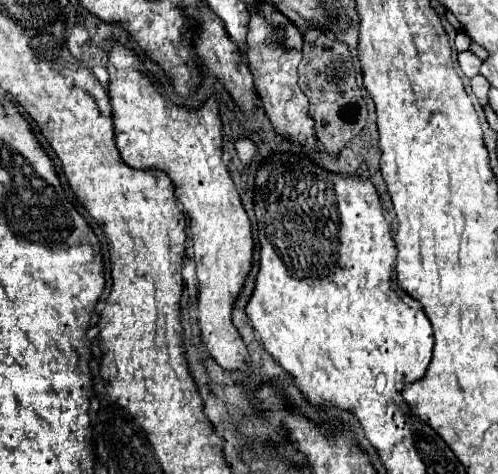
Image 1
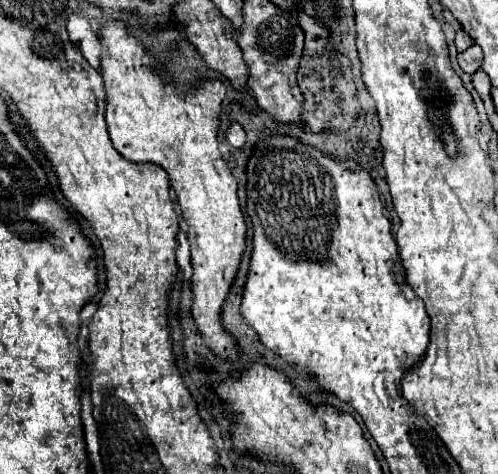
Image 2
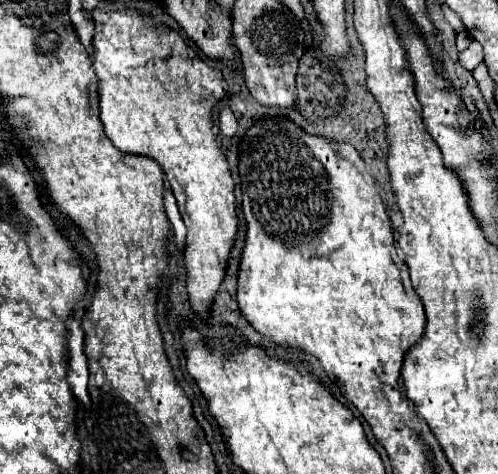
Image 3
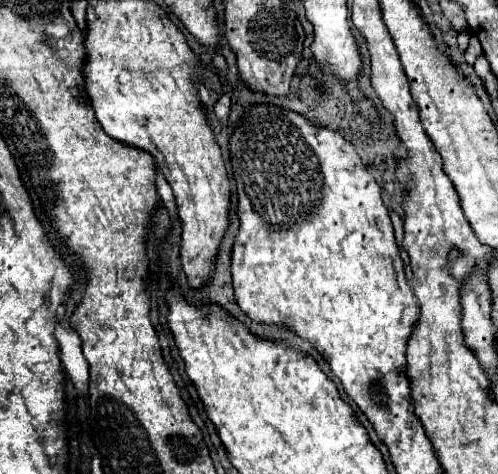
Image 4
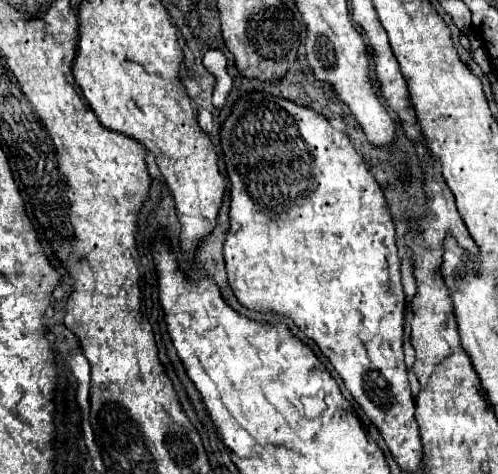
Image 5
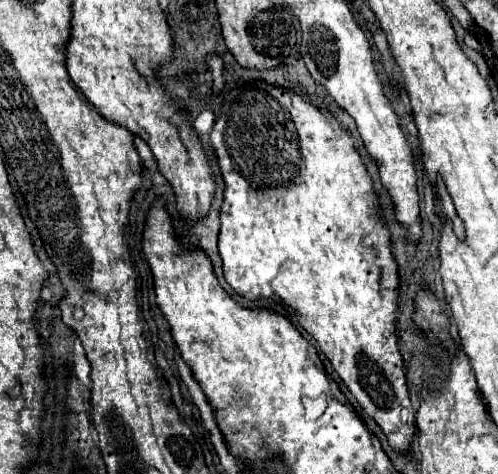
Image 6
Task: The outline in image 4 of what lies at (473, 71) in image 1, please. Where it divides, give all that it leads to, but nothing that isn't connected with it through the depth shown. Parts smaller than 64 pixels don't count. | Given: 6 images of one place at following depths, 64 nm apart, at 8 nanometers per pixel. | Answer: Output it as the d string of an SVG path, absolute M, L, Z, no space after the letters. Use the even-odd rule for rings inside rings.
M470 34L470 46L468 46L468 50L464 52L464 58L466 58L466 62L474 64L474 60L480 56L480 52L482 52L480 40L478 40L474 34Z

